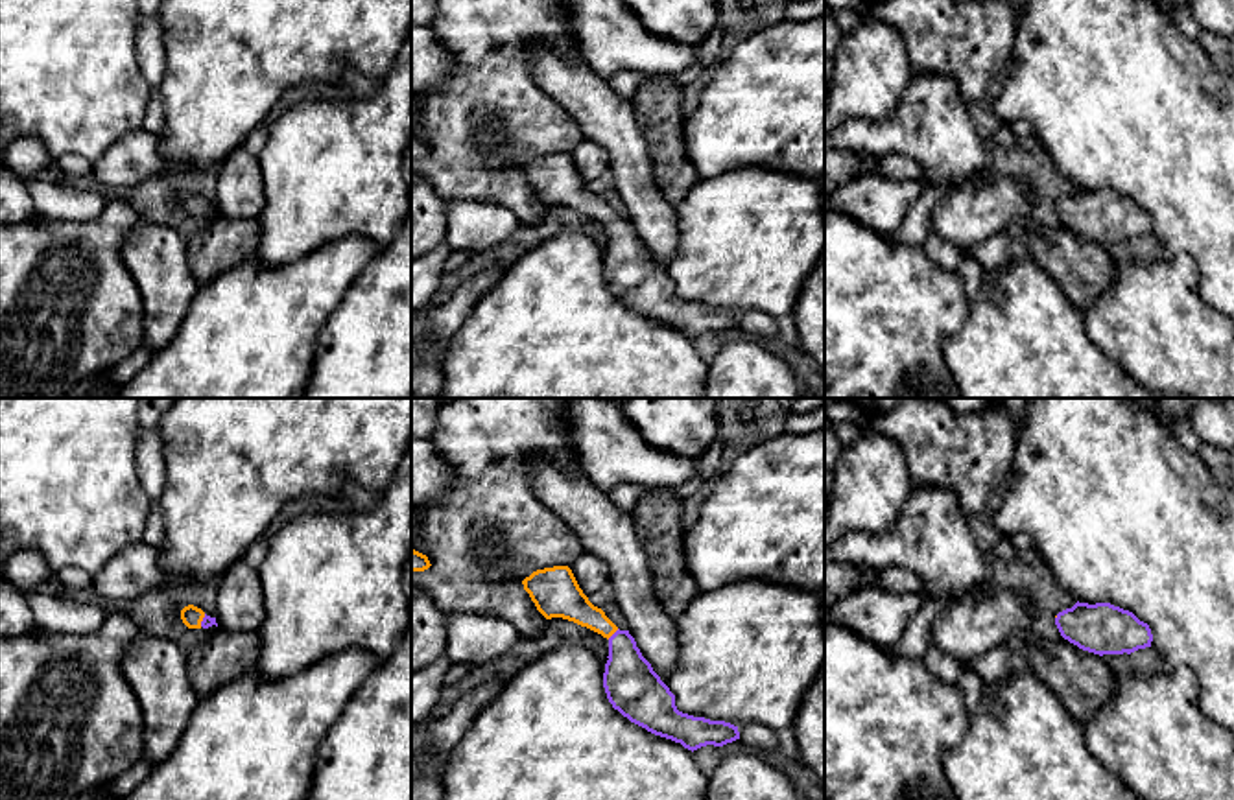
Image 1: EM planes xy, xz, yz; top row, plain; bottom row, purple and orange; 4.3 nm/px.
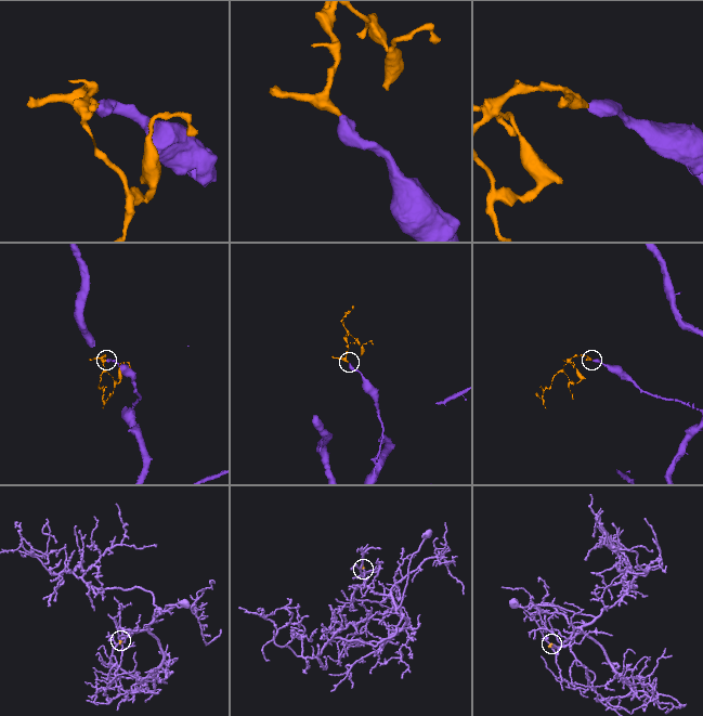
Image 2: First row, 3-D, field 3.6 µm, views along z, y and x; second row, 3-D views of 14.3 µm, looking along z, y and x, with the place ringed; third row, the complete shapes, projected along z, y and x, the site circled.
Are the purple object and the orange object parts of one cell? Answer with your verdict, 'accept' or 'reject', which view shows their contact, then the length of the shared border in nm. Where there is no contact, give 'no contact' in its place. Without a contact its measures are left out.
accept | xz | 70 nm

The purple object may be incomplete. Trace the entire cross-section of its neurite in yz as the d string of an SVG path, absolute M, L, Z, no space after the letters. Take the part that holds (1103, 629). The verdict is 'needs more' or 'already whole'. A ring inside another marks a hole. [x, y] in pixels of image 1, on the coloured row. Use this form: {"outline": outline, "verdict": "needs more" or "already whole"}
{"outline": "M1075 603L1057 614L1055 625L1064 640L1094 654L1131 654L1151 647L1147 623L1110 603Z", "verdict": "already whole"}

